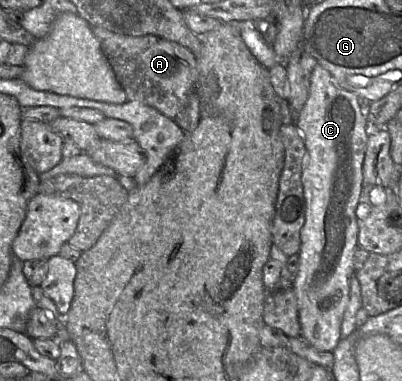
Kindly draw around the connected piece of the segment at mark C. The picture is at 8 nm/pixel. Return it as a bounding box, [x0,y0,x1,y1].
[291,64,372,352]

